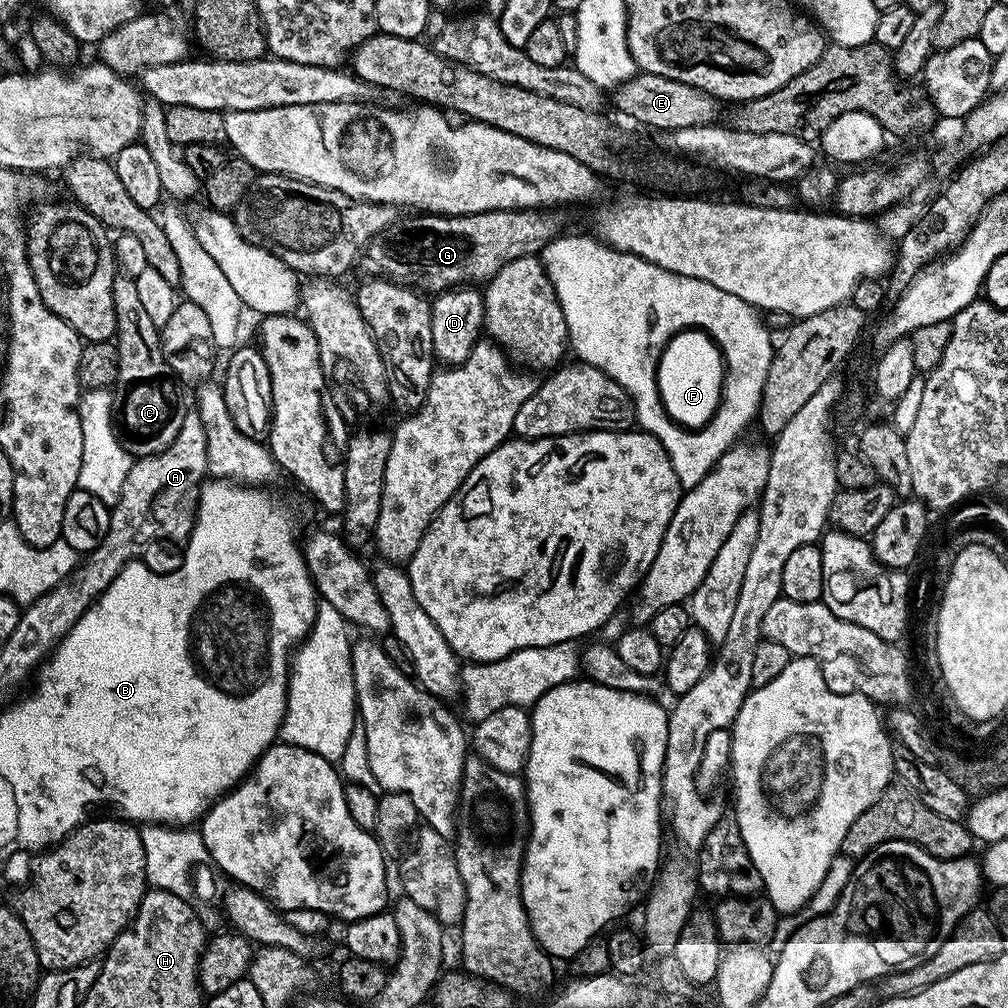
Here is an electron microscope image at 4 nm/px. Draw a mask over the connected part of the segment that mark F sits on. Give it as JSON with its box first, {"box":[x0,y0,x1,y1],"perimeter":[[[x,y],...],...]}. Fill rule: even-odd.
{"box":[656,329,725,430],"perimeter":[[[699,329],[677,332],[661,352],[656,371],[660,398],[673,423],[689,430],[705,426],[720,404],[725,371],[723,356],[711,336]]]}

